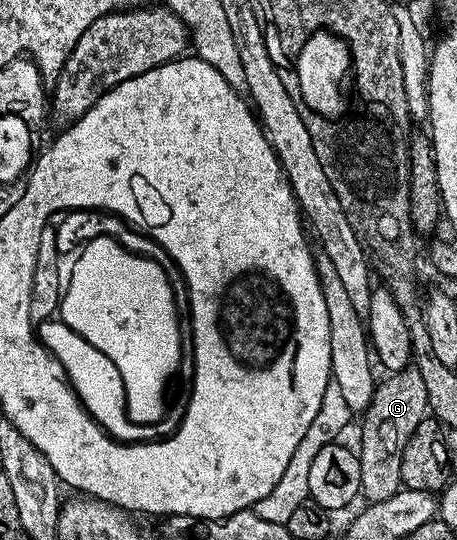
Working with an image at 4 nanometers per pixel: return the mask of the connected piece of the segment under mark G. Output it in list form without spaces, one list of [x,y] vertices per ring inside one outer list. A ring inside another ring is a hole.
[[[410,366],[386,375],[386,380],[376,385],[368,408],[361,420],[361,448],[359,447],[359,478],[361,479],[361,496],[368,503],[383,502],[383,498],[391,498],[400,492],[403,485],[403,450],[407,450],[407,442],[411,442],[411,434],[427,418],[429,403],[427,402],[427,382],[423,382],[423,374],[419,374],[416,366]]]

